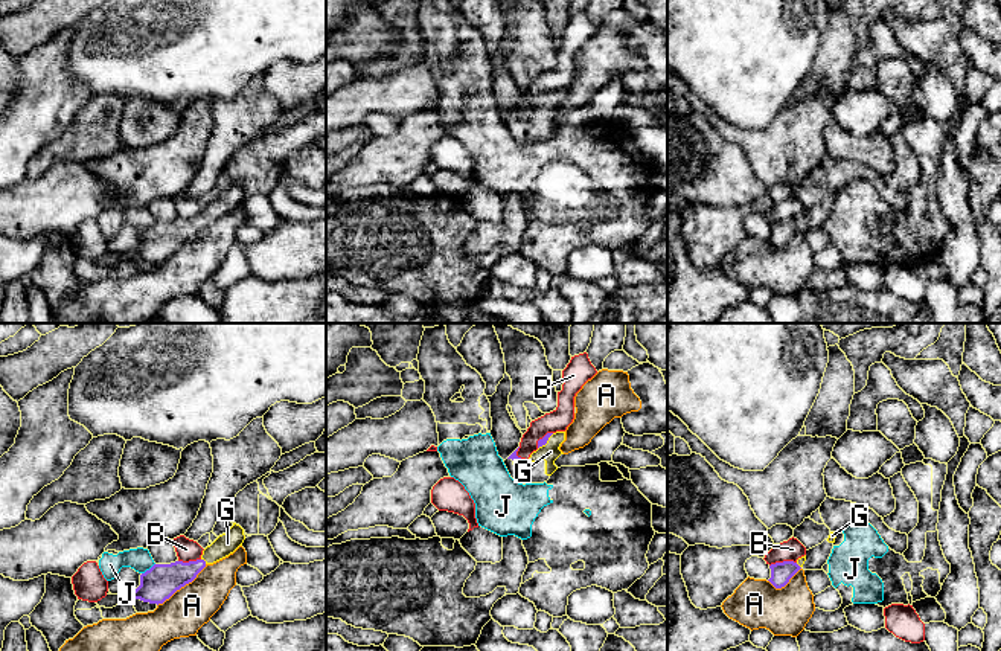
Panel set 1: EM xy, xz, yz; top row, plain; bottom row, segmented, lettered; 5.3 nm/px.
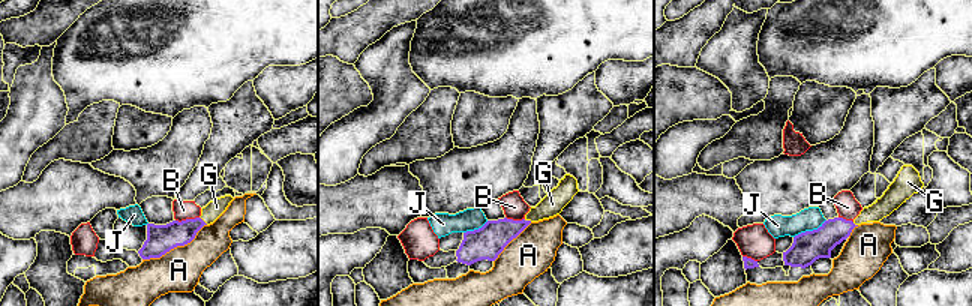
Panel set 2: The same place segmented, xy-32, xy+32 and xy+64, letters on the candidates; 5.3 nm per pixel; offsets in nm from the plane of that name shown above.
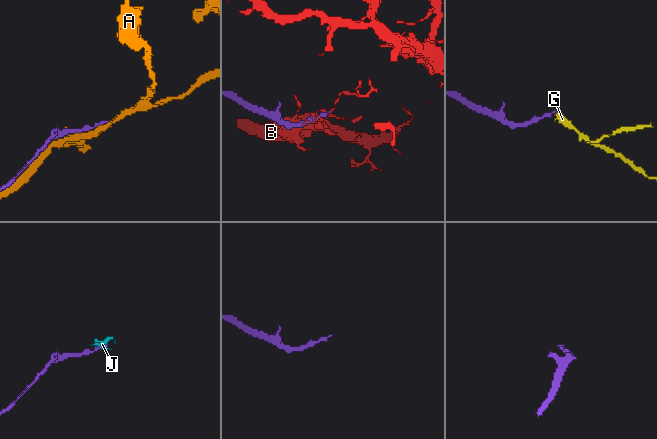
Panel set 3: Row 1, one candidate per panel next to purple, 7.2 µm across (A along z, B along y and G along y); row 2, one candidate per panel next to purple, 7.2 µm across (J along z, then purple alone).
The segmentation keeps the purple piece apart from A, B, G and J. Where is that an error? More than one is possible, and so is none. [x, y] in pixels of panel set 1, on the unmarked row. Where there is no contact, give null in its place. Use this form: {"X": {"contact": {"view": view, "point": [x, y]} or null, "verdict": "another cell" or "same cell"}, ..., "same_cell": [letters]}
{"A": {"contact": {"view": "xy", "point": [182, 244]}, "verdict": "another cell"}, "B": {"contact": {"view": "yz", "point": [783, 220]}, "verdict": "another cell"}, "G": {"contact": {"view": "xy", "point": [204, 220]}, "verdict": "same cell"}, "J": {"contact": {"view": "xy", "point": [150, 227]}, "verdict": "another cell"}, "same_cell": ["G"]}

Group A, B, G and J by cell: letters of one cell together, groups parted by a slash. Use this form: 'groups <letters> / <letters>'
groups A / B / G / J

